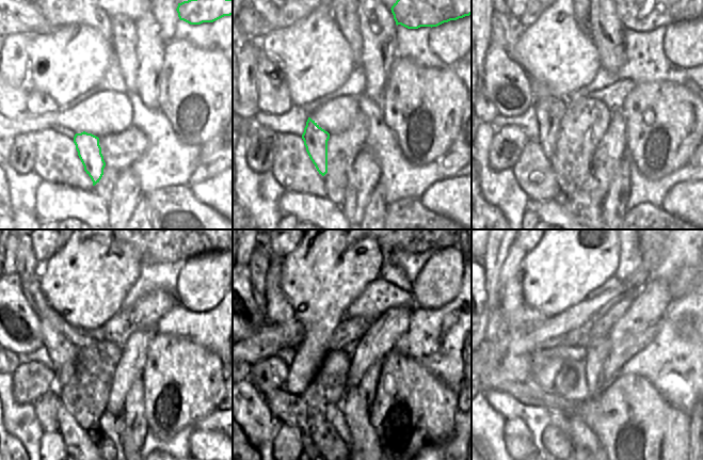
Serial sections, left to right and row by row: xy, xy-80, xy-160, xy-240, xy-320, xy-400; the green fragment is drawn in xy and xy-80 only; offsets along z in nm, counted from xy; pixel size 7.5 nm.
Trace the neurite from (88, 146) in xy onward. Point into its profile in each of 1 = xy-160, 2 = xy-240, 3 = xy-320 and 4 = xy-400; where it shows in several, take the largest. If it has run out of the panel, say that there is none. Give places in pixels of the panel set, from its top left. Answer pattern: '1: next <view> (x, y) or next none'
1: next xy-160 (549, 110)
2: next xy-240 (61, 350)
3: next xy-320 (278, 311)
4: next xy-400 (511, 295)

